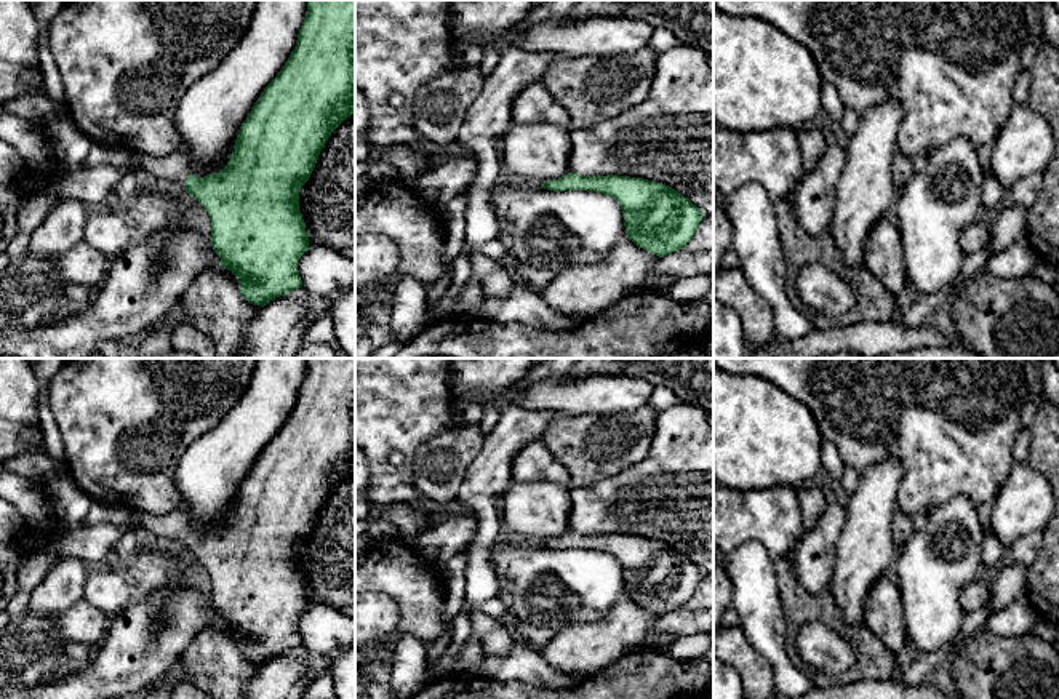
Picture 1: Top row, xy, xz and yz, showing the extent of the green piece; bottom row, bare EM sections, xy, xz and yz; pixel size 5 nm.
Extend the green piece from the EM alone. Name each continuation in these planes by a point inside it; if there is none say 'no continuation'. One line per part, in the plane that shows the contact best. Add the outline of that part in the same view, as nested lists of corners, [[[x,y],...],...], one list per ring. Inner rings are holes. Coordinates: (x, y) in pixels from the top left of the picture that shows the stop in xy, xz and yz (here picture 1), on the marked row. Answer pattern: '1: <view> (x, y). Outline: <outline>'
1: xy (171, 170). Outline: [[[134,152],[144,171],[144,179],[162,187],[184,187],[184,181],[190,174],[190,163],[184,152],[174,152],[165,157],[152,157]]]

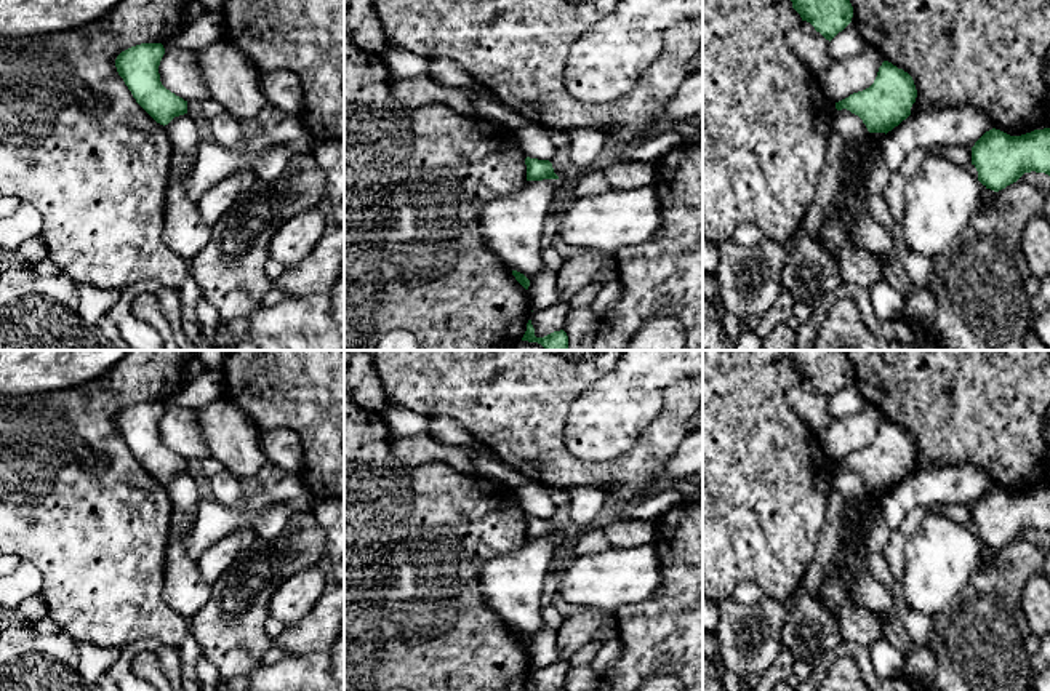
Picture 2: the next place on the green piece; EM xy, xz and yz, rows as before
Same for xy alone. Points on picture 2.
no continuation

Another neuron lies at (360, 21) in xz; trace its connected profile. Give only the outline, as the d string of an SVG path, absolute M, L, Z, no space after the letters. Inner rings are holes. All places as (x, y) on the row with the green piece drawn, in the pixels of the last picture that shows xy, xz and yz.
M351 0L344 11L344 32L349 34L357 46L384 59L391 43L373 0Z

